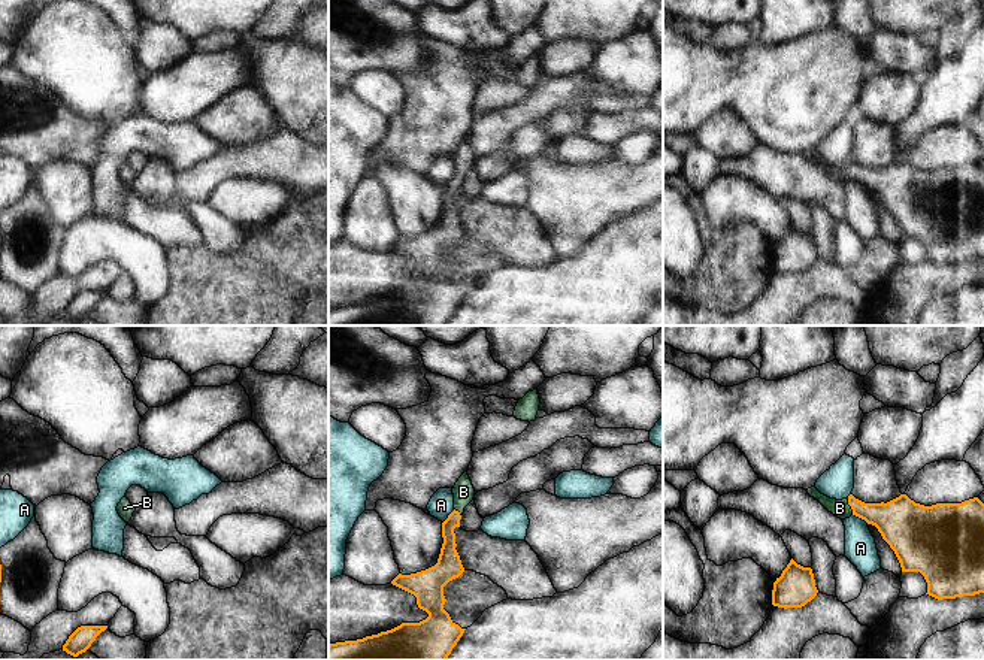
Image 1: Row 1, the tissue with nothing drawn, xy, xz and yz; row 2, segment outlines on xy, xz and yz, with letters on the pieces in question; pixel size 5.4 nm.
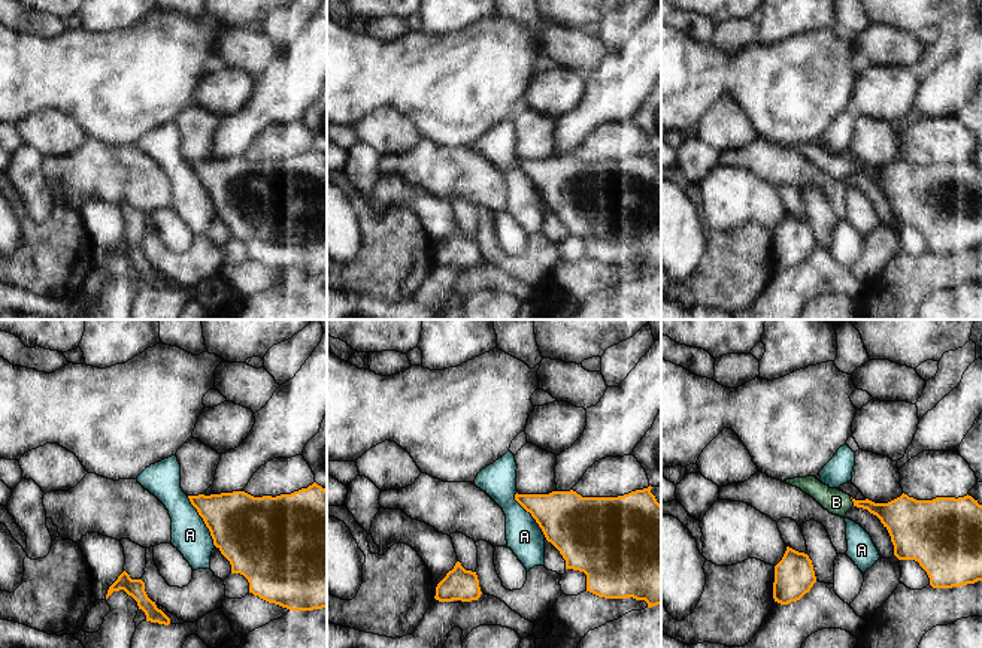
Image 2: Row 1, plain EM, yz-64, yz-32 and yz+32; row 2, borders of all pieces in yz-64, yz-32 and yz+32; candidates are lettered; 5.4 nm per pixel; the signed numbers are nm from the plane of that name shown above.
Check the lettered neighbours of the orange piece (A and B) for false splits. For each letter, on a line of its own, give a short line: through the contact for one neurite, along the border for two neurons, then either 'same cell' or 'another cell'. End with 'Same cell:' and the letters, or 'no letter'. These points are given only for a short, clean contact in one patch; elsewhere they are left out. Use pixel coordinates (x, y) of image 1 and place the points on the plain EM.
A: another cell
B: line yz (895, 185), (851, 172), (839, 173); same cell
Same cell: B

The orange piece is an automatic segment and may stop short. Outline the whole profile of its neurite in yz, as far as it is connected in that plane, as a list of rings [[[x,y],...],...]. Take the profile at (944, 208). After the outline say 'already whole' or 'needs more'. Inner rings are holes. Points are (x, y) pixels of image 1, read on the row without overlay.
[[[815,152],[806,157],[835,182],[845,185],[856,181],[875,191],[894,217],[902,237],[920,237],[924,242],[926,260],[942,266],[984,258],[984,169],[978,163],[962,169],[924,172],[906,160],[887,169],[865,169],[853,160],[836,166],[821,160]]] | needs more

